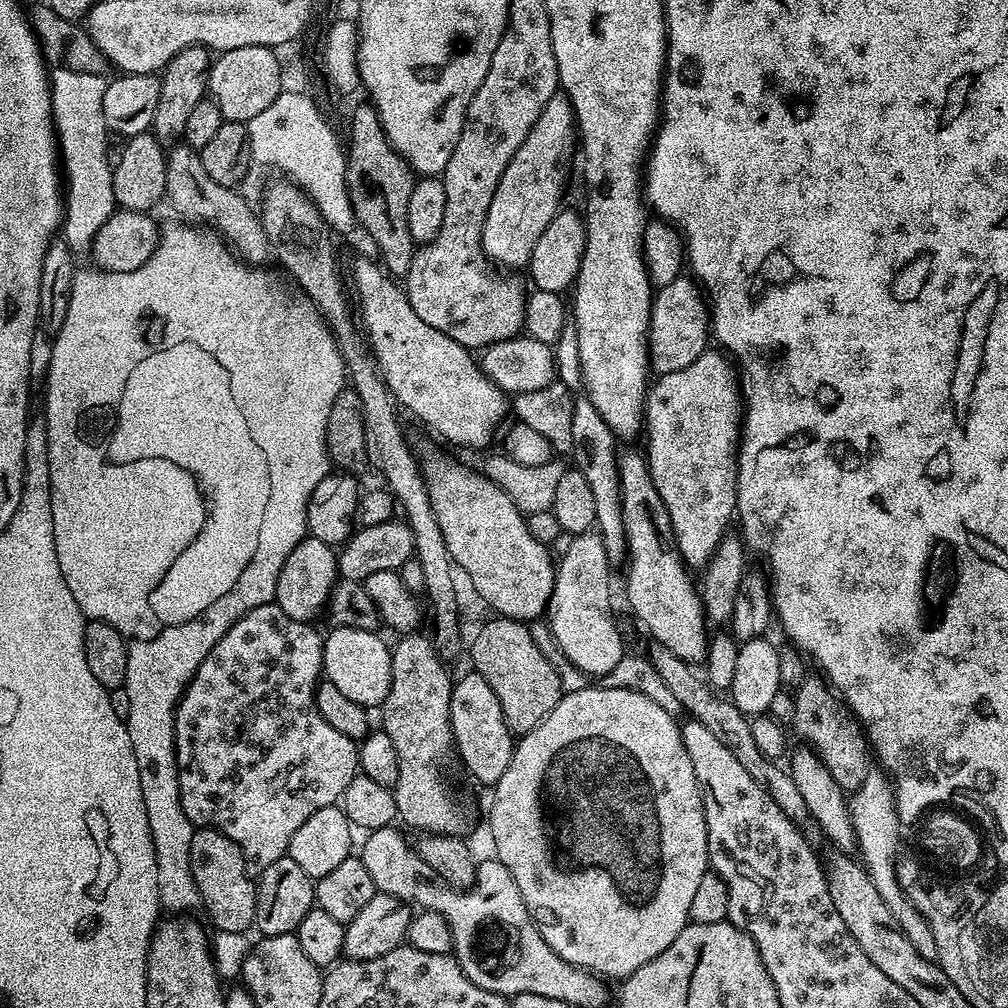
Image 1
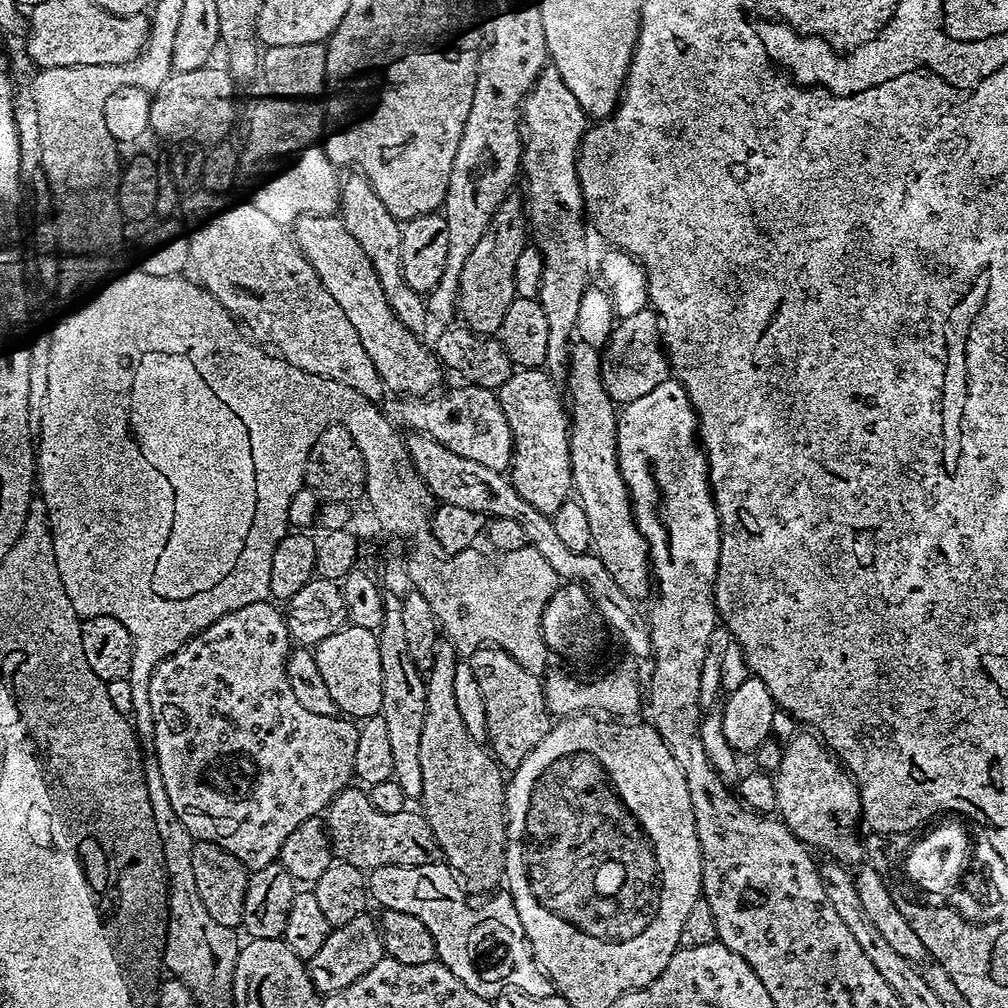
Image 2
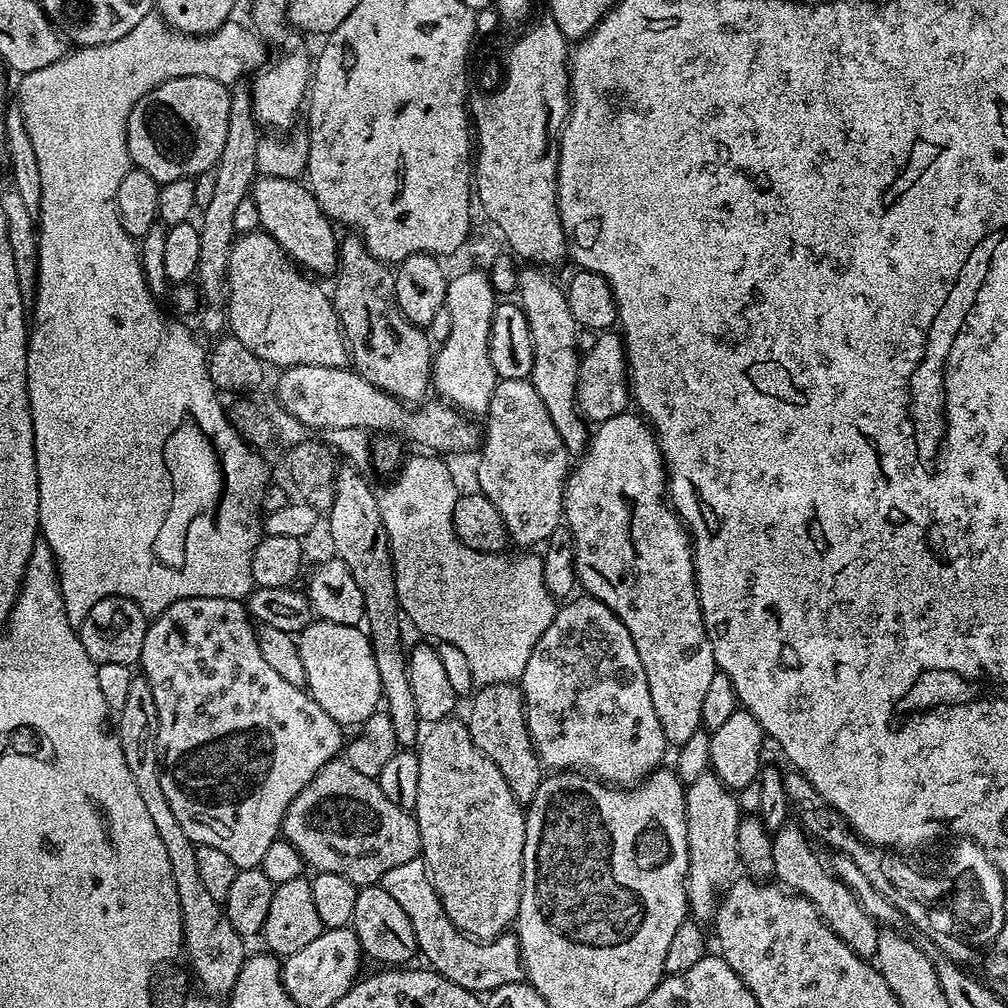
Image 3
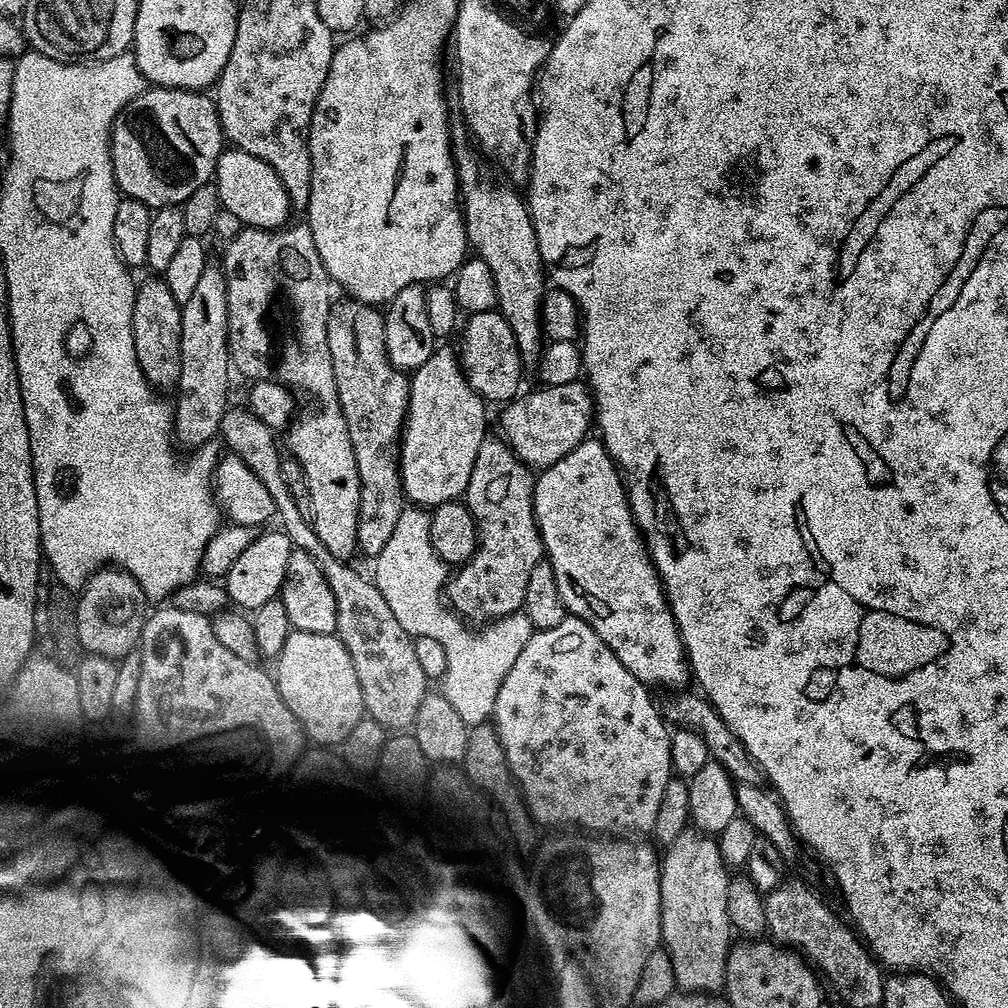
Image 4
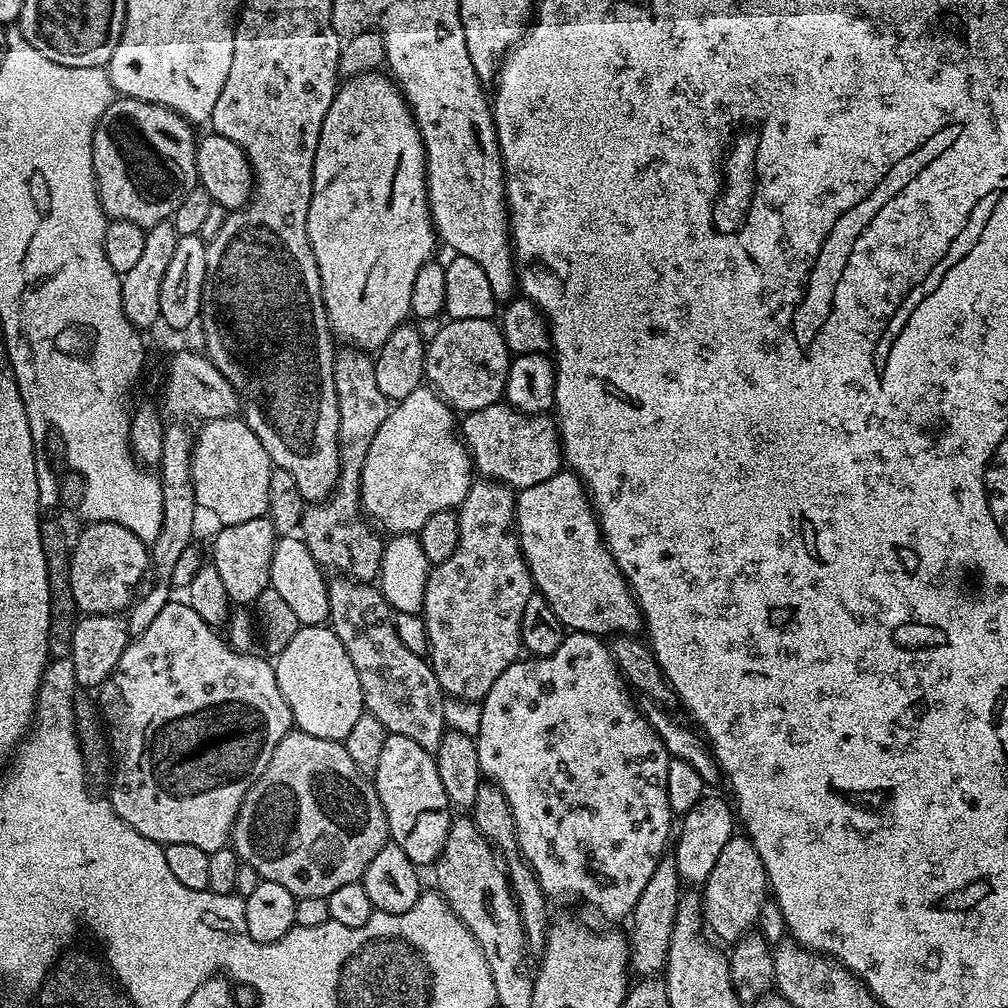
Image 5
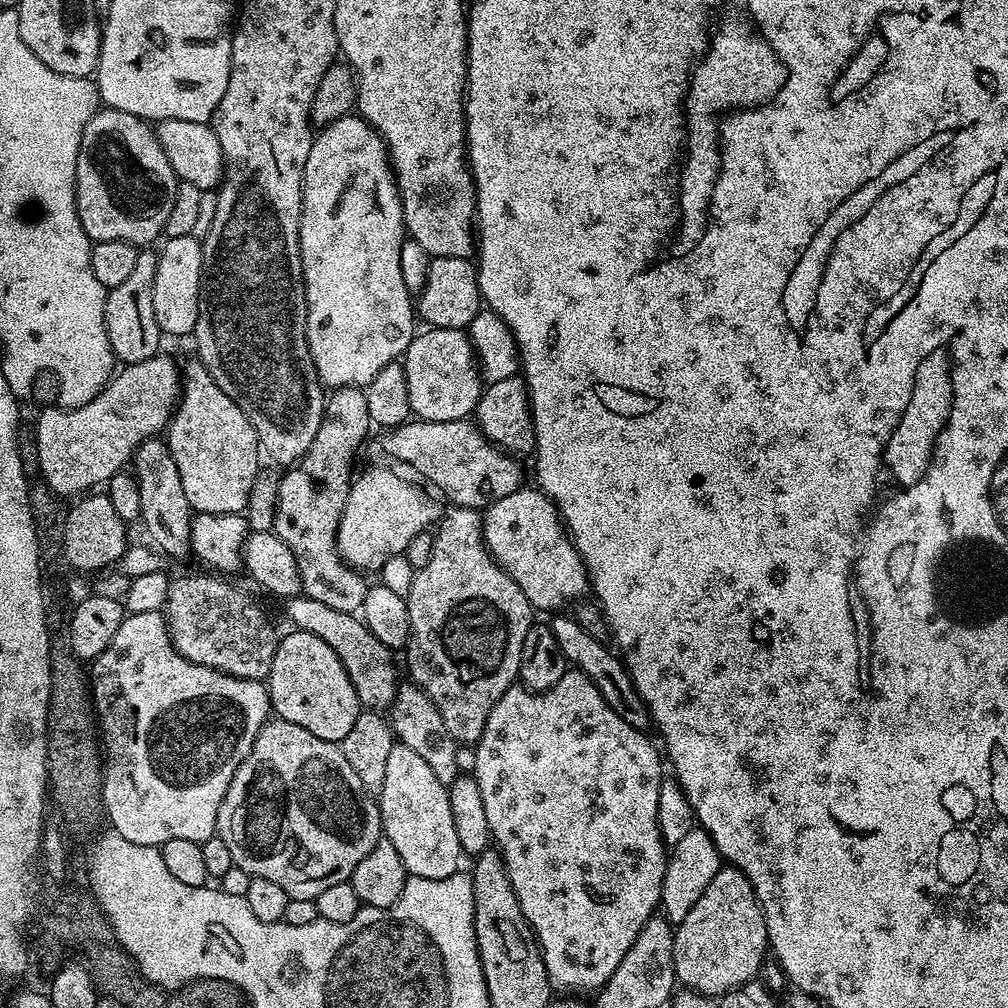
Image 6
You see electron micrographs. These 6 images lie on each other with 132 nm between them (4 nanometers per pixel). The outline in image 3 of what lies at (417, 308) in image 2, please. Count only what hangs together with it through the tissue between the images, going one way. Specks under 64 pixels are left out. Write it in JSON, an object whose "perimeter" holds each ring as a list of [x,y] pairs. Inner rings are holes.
{"perimeter":[[[348,234],[338,244],[338,271],[335,273],[336,285],[330,288],[332,305],[338,314],[338,322],[348,343],[350,364],[354,371],[366,382],[378,386],[386,394],[397,396],[405,402],[420,402],[430,392],[432,383],[432,362],[434,344],[429,333],[418,325],[410,323],[402,314],[396,301],[396,274],[384,261],[374,258],[359,234]]]}

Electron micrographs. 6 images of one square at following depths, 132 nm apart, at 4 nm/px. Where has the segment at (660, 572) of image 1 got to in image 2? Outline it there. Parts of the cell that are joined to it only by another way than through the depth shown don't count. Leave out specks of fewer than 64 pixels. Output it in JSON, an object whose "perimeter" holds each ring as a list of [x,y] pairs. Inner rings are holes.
{"perimeter":[[[577,339],[571,345],[568,357],[568,374],[566,385],[566,411],[570,417],[570,466],[572,467],[572,487],[580,504],[586,510],[586,518],[590,521],[590,534],[592,535],[592,548],[596,557],[610,570],[614,582],[626,590],[631,600],[643,601],[643,596],[650,592],[654,584],[654,577],[650,571],[650,549],[648,540],[640,532],[636,524],[636,513],[632,509],[632,495],[628,493],[628,487],[622,476],[622,470],[618,466],[618,446],[616,445],[616,417],[617,405],[613,404],[606,386],[602,382],[600,373],[601,349],[587,344],[585,340]]]}

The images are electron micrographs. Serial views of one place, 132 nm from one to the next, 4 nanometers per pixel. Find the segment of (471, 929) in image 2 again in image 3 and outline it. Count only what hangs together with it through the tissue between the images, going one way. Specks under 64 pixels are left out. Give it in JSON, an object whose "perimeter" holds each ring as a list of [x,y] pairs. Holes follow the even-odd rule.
{"perimeter":[[[423,859],[402,862],[402,866],[394,866],[394,870],[386,870],[379,882],[380,887],[402,906],[406,918],[410,918],[410,926],[414,926],[414,938],[419,955],[425,956],[427,967],[445,976],[450,982],[462,986],[467,992],[487,994],[498,986],[519,984],[525,979],[520,959],[520,941],[515,935],[496,936],[493,940],[483,942],[473,940],[458,931],[454,922],[446,914],[442,902],[432,885],[432,877],[424,866]]]}

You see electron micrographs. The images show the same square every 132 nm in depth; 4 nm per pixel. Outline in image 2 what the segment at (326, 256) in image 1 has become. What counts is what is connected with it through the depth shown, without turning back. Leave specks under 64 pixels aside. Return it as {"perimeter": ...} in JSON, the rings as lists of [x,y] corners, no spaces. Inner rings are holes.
{"perimeter":[[[447,638],[437,639],[433,650],[432,665],[426,669],[426,715],[422,722],[420,765],[422,766],[422,814],[428,820],[439,855],[449,868],[466,881],[467,887],[492,888],[501,883],[504,874],[504,790],[506,776],[496,763],[491,751],[481,741],[470,738],[454,699],[454,670],[458,663],[458,649]]]}

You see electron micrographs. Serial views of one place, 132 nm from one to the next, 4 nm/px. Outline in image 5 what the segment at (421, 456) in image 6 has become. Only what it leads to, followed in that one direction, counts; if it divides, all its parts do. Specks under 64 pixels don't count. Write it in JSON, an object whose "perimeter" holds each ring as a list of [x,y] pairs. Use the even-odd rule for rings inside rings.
{"perimeter":[[[501,402],[482,406],[482,410],[467,413],[459,421],[458,432],[464,441],[465,448],[468,449],[468,455],[472,457],[473,469],[481,477],[497,480],[499,484],[506,484],[513,490],[538,486],[538,482],[546,482],[546,478],[554,478],[554,474],[562,470],[560,430],[551,415],[528,415],[507,402]]]}

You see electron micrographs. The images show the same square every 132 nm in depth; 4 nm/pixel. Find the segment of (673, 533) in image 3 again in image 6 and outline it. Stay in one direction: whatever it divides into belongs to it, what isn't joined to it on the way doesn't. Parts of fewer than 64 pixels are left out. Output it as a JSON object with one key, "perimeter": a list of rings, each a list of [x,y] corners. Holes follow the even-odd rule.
{"perimeter":[[[521,486],[517,492],[506,494],[506,498],[498,498],[483,509],[484,547],[488,549],[488,555],[500,565],[500,569],[514,582],[518,582],[522,594],[526,594],[533,609],[540,611],[541,608],[547,614],[552,614],[567,609],[573,602],[585,599],[590,592],[590,577],[583,558],[572,545],[572,537],[568,535],[564,521],[560,519],[556,503],[540,491],[539,487],[531,487]]]}

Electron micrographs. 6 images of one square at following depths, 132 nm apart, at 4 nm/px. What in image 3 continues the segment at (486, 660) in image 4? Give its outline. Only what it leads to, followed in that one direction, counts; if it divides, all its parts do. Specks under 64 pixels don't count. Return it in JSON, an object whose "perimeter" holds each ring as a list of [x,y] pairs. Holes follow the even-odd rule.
{"perimeter":[[[436,454],[420,455],[424,456],[412,456],[409,460],[407,457],[401,463],[400,471],[395,473],[394,479],[391,481],[393,484],[384,493],[381,491],[378,496],[382,522],[386,526],[386,534],[388,535],[390,550],[392,551],[394,582],[396,583],[396,593],[398,594],[401,613],[406,617],[407,623],[409,620],[418,631],[425,632],[428,636],[437,636],[437,641],[458,646],[458,650],[462,650],[462,654],[466,654],[466,662],[470,662],[470,674],[472,675],[473,685],[510,684],[519,681],[520,676],[526,670],[526,662],[530,662],[530,650],[534,650],[534,646],[538,646],[538,638],[542,638],[542,634],[546,634],[550,622],[554,622],[558,607],[556,597],[550,594],[550,590],[546,590],[543,559],[536,554],[508,556],[509,554],[480,553],[478,550],[464,545],[456,537],[454,522],[452,521],[458,490],[456,490],[456,480],[452,477],[452,472],[448,469],[447,462],[444,461],[447,459],[441,458]]]}

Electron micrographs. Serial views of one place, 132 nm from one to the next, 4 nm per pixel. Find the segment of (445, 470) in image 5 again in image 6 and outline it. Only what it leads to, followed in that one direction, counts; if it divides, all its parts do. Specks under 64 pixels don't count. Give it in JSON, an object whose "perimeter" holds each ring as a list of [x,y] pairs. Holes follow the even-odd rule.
{"perimeter":[[[368,468],[353,479],[352,489],[346,498],[344,513],[336,531],[340,557],[361,573],[379,573],[390,558],[405,555],[410,540],[420,532],[431,529],[441,515],[442,508],[418,485],[403,480],[388,468]]]}

